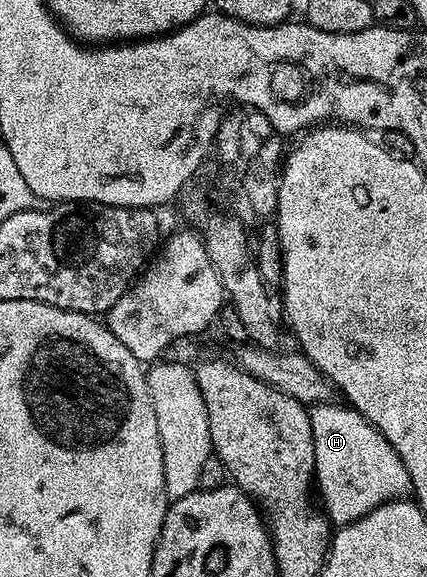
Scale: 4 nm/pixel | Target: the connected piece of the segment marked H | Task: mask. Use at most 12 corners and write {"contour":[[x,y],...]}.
{"contour":[[351,406],[309,409],[314,482],[341,527],[403,499],[390,440]]}

